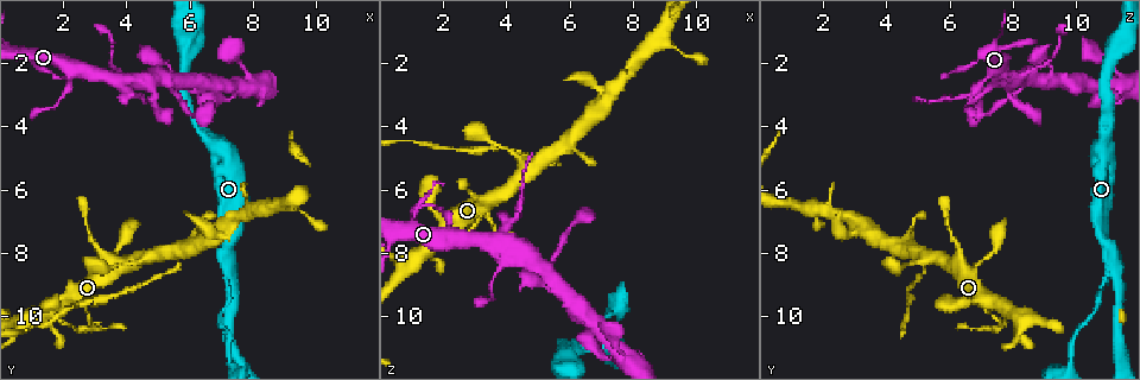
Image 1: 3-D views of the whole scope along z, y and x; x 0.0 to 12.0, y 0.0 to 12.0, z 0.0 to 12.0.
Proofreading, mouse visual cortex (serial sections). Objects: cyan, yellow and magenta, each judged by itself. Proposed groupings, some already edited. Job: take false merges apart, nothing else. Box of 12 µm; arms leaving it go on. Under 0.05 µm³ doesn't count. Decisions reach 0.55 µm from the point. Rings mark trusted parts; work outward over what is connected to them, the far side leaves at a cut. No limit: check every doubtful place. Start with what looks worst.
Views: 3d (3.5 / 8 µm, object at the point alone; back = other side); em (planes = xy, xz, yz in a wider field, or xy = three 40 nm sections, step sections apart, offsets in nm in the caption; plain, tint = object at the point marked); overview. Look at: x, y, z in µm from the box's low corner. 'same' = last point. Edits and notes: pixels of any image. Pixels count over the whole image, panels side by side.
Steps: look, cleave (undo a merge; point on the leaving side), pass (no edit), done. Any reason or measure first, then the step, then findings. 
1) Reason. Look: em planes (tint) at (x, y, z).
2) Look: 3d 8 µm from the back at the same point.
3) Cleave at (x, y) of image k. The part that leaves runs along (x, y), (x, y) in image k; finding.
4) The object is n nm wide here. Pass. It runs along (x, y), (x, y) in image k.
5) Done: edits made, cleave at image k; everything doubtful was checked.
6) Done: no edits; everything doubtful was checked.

Sudden change in width. Look: 3d 8 µm at (7.3, 8.2, 11.2).

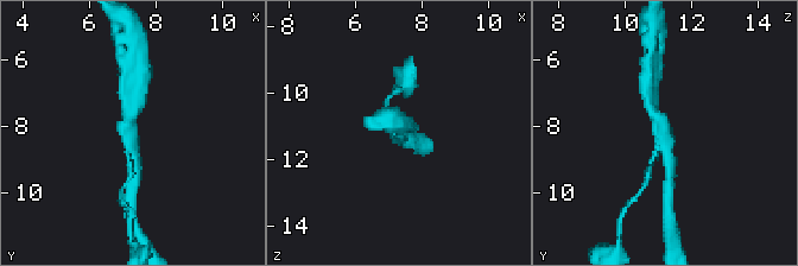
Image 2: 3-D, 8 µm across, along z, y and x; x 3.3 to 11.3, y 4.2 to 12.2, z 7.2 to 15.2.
Look: em xy step 1 (tint) at (7.2, 8.3, 11.1).

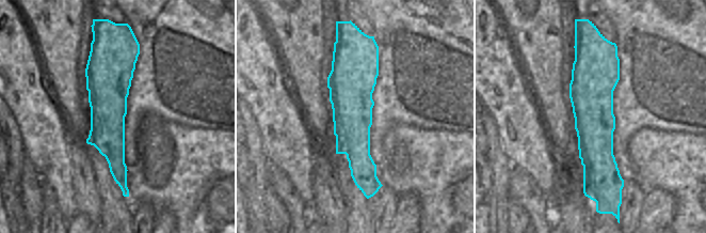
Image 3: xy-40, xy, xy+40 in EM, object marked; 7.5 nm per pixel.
Cleave at (647, 173) of image 2. Two cells meet here.

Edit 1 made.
See it whole again. Look: overview.

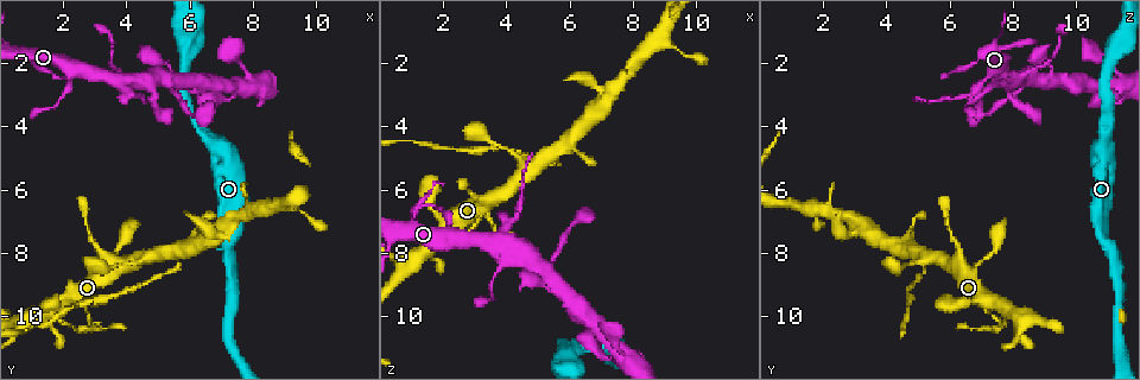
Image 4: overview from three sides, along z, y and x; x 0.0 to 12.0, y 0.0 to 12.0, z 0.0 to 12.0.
Abrupt turn. Look: 3d 3.5 µm at (5.6, 8.4, 5.1).

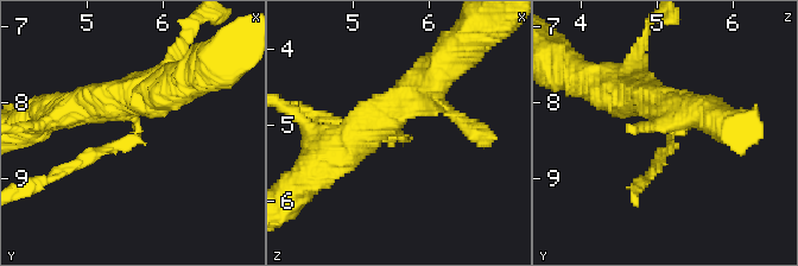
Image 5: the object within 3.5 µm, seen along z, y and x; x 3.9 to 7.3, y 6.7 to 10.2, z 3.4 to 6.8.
The arms are 150, 400 nm wide. Look: em planes (tint) at (5.60, 8.40, 5.20).

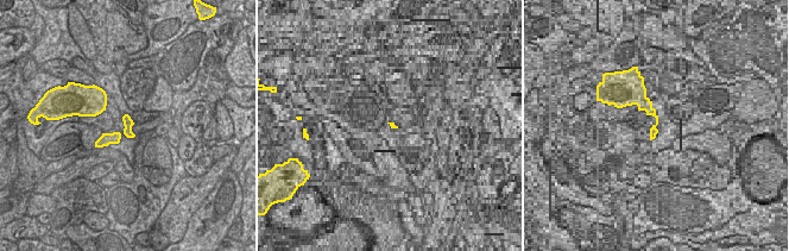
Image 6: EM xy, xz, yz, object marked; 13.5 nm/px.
Cleave at (102, 150) of image 5. The part that leaves runs along (135, 120), (121, 145), (48, 178) in image 5; a second cell is stuck on.

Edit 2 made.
Look: overview.

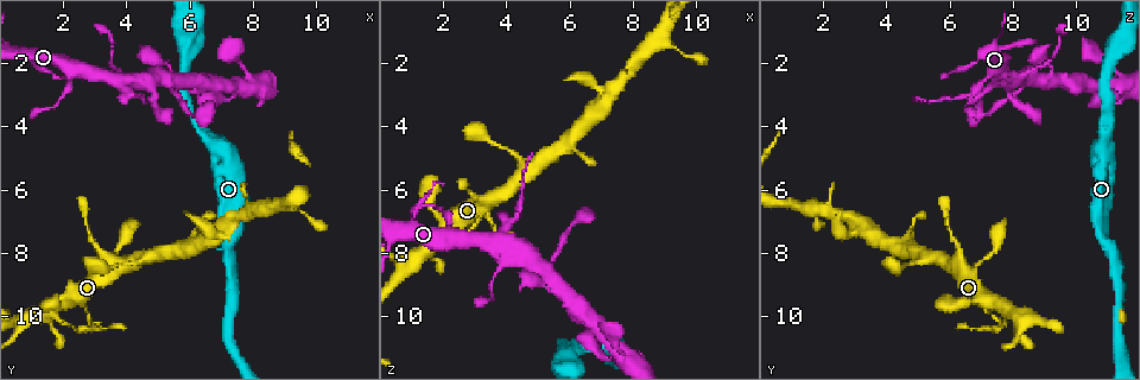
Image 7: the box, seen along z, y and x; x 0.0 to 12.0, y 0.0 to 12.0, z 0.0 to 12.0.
Look: 3d 8 µm from the back at (1.7, 9.8, 7.8).

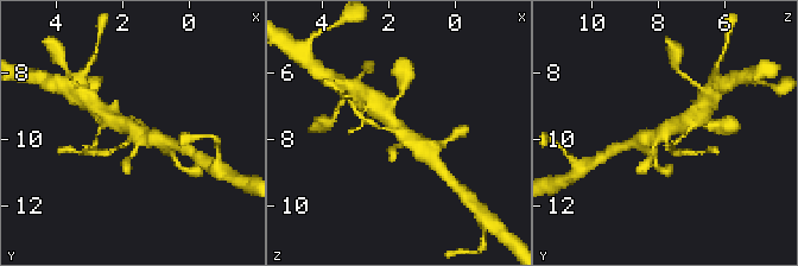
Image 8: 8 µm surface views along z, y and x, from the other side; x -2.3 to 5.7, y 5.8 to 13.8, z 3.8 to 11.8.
Look: em xy step 3 (tint) at (1.6, 9.9, 7.8).

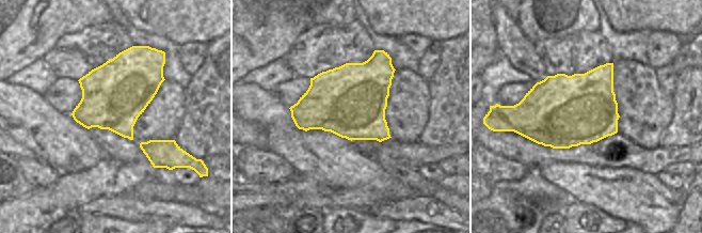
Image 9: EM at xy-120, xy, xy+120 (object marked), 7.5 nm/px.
Cleave at (103, 152) of image 8. The part that leaves runs along (126, 143), (108, 152), (86, 152) in image 8; a second cell is stuck on.

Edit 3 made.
Look: overview.

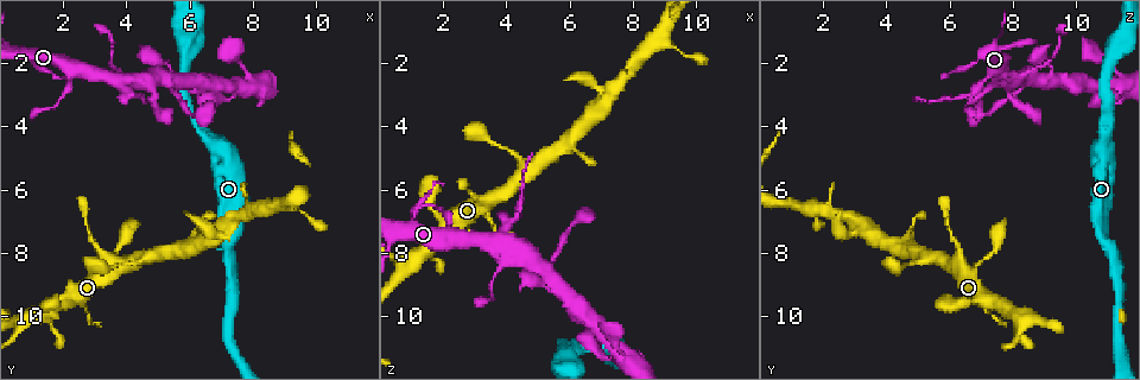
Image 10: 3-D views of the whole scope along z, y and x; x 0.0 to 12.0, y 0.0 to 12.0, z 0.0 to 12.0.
Sudden change in width. Look: 3d 3.5 µm at (3.9, 2.3, 8.4).

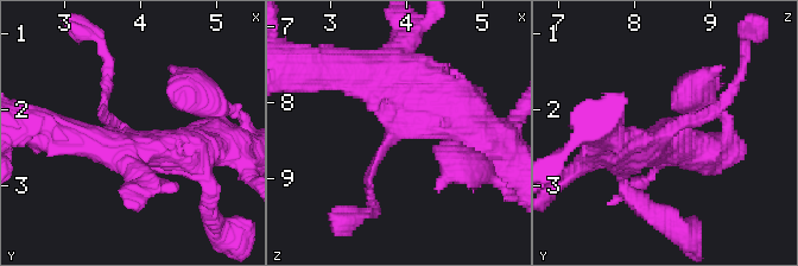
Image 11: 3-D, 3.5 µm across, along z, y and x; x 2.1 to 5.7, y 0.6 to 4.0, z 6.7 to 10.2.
The arms are 150, 450 nm wide. Pass. It runs along (606, 150), (651, 146), (723, 102) in image 11; one cell here.

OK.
Done: edits made, cleave at image 2, cleave at image 5, cleave at image 8; everything doubtful was checked.

